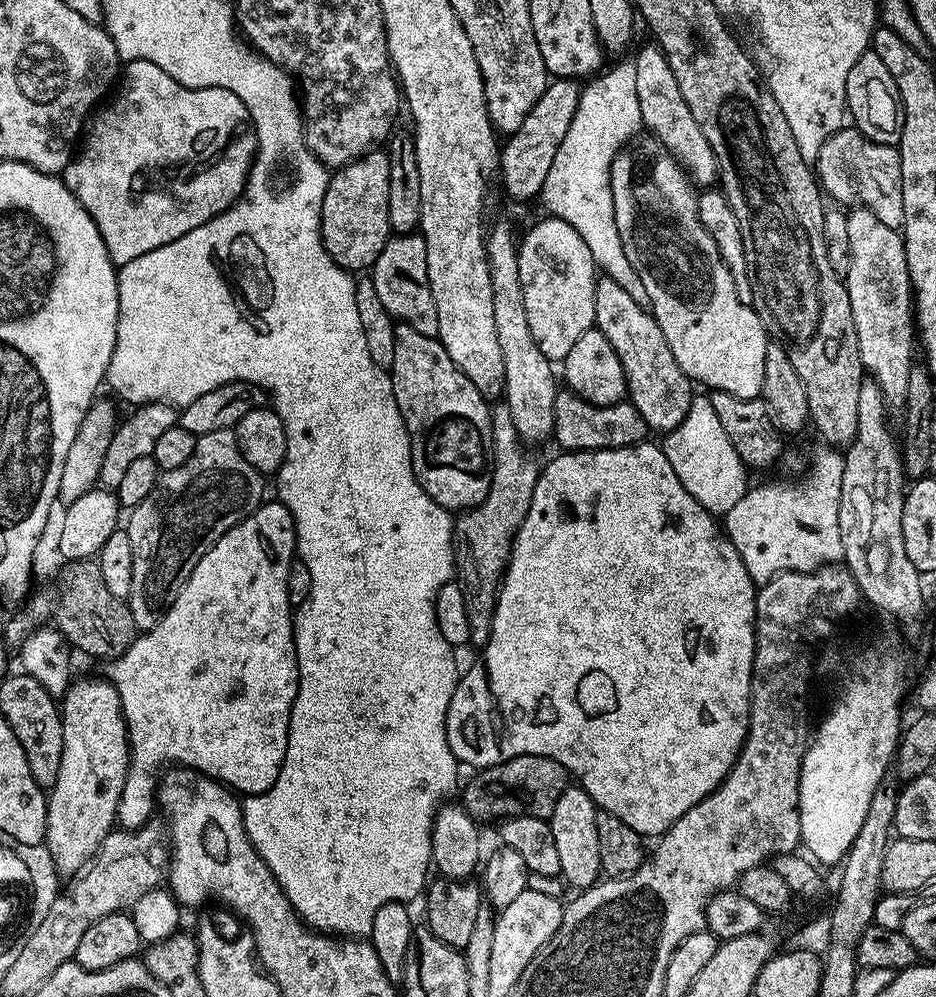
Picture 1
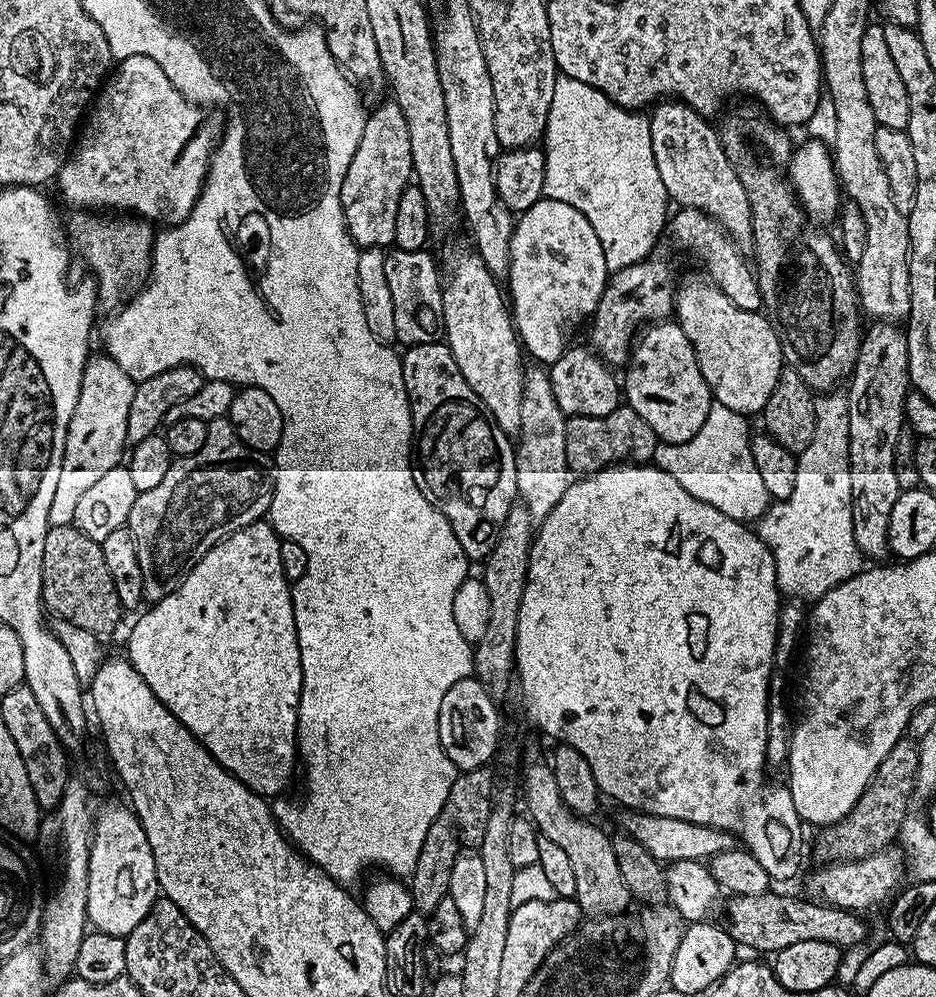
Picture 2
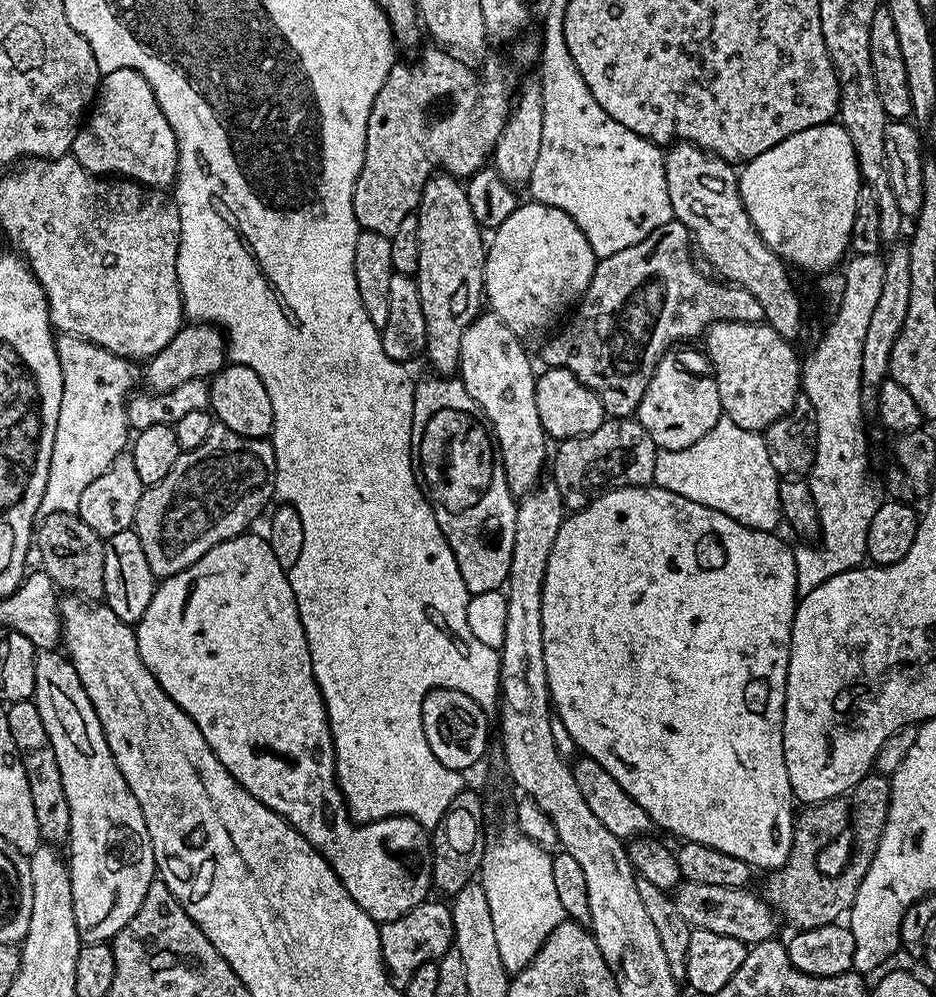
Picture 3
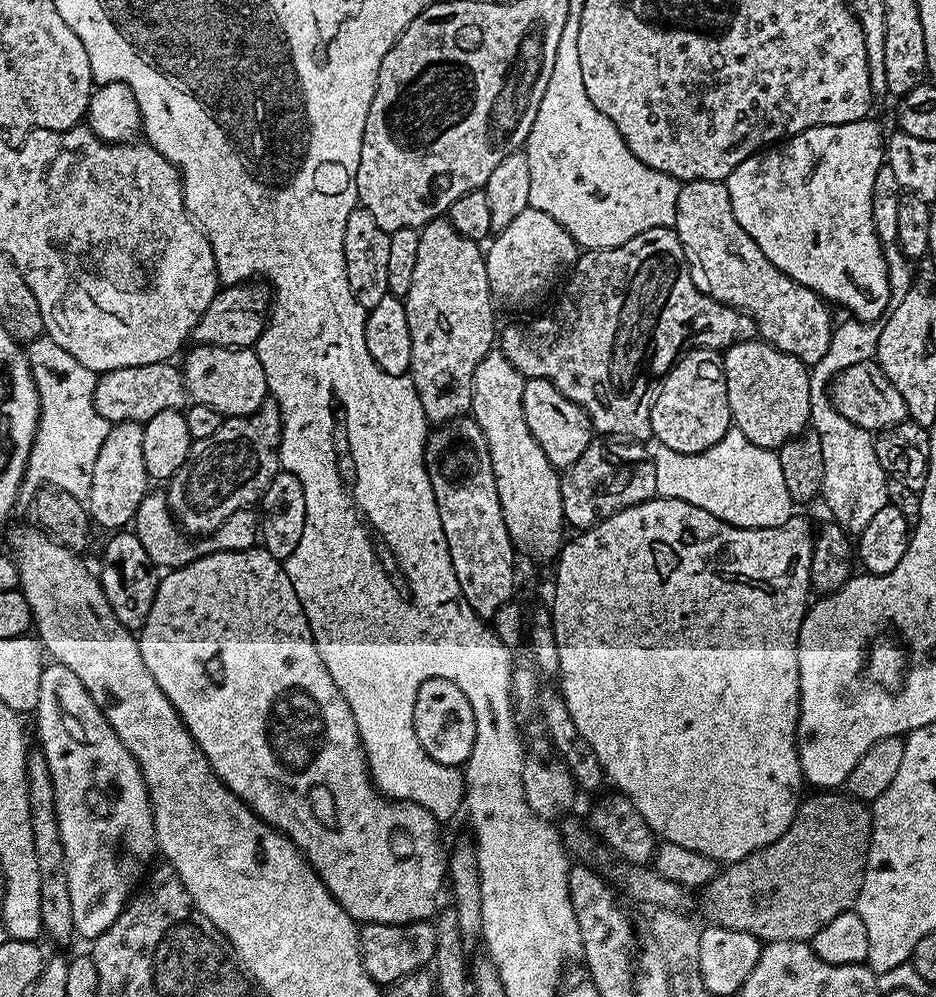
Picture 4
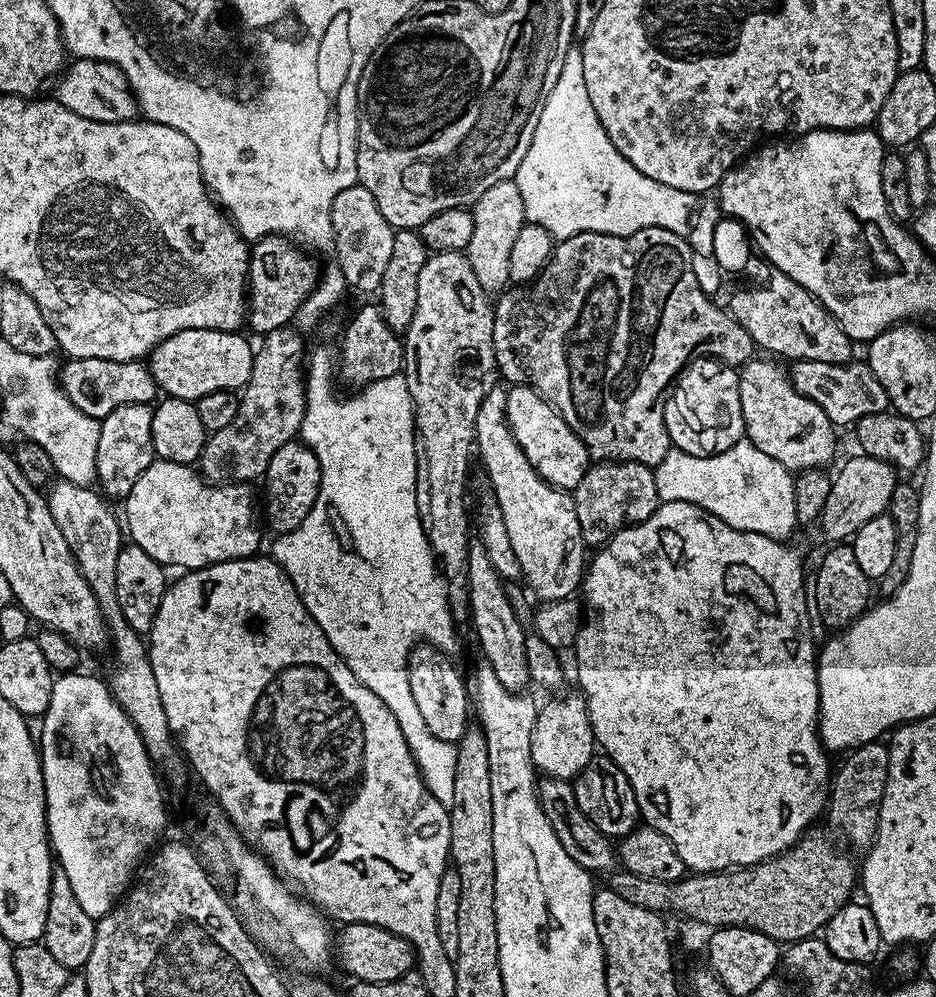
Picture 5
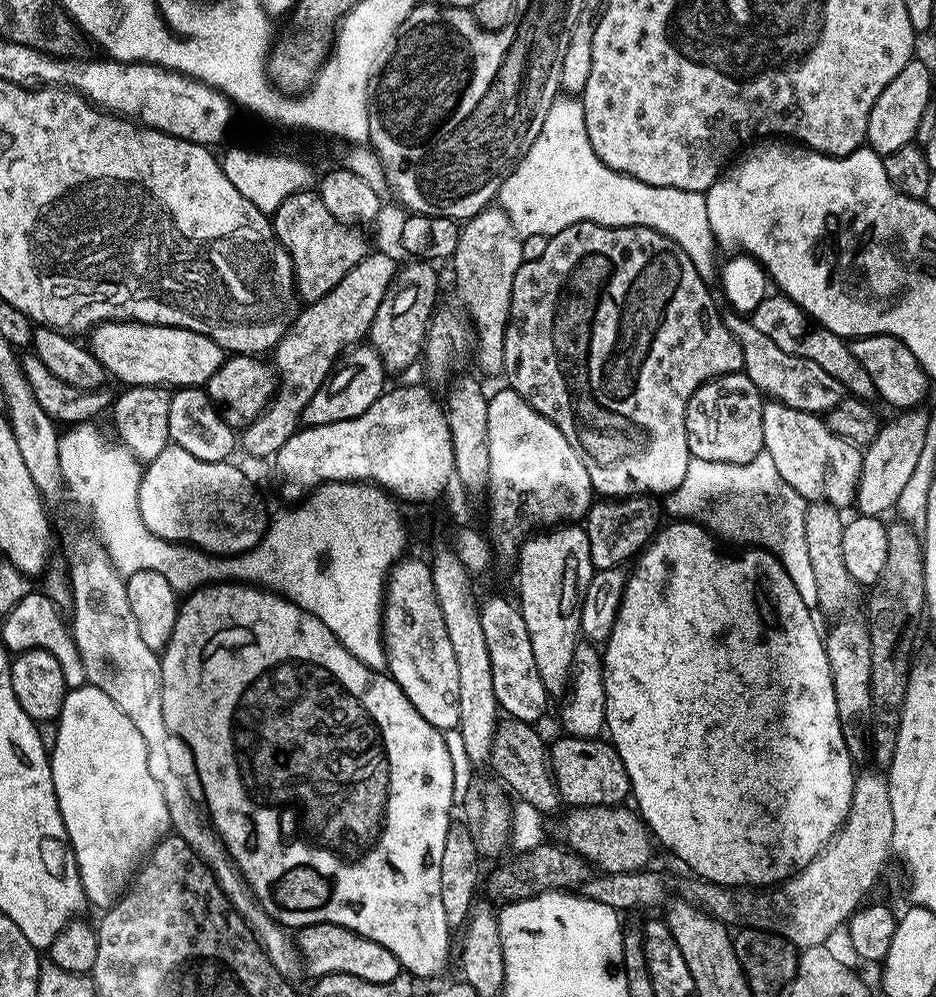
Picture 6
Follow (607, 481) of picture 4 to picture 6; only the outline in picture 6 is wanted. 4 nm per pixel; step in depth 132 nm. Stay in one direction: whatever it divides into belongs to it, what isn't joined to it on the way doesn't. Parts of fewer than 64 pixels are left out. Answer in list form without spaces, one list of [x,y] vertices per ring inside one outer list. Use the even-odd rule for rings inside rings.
[[[643,494],[623,498],[600,498],[593,503],[582,521],[582,527],[590,542],[593,569],[627,565],[655,537],[662,524],[662,504],[656,500],[659,499],[655,495]]]

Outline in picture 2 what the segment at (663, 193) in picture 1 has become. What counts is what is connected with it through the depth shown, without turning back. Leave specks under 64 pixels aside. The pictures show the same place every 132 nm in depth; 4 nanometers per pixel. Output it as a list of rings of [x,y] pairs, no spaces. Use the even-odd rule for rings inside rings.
[[[707,275],[679,277],[674,288],[674,320],[680,325],[710,386],[715,403],[741,414],[763,413],[778,378],[784,371],[784,355],[778,334],[767,315],[738,310]]]

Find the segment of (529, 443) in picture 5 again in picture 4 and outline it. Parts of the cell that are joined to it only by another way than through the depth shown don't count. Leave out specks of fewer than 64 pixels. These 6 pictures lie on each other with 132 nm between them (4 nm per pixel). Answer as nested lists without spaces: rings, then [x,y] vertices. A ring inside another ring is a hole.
[[[525,379],[522,412],[526,414],[526,426],[530,426],[534,442],[542,446],[542,454],[546,454],[546,458],[550,458],[550,462],[558,470],[578,462],[578,458],[582,458],[582,450],[594,443],[594,429],[586,410],[570,402],[570,398],[566,398],[562,390],[558,390],[549,380]]]

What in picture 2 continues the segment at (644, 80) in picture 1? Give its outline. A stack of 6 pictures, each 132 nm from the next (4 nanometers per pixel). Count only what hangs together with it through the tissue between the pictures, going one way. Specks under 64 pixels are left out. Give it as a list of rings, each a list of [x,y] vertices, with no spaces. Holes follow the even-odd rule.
[[[671,98],[657,103],[648,121],[654,162],[658,162],[658,174],[662,174],[662,186],[666,186],[669,201],[682,208],[702,210],[719,222],[737,245],[751,245],[750,202],[742,182],[738,182],[738,174],[734,174],[734,166],[730,166],[730,158],[726,158],[726,150],[722,150],[719,131],[690,106]]]

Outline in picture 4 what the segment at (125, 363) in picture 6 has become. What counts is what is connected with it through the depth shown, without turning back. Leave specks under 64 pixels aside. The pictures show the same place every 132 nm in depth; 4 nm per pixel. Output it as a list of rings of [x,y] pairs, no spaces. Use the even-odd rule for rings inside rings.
[[[196,344],[187,349],[188,357],[182,363],[184,384],[188,388],[189,397],[197,404],[205,404],[220,412],[221,417],[249,416],[257,412],[269,399],[270,393],[266,374],[258,354],[252,348],[223,348],[222,346],[210,346],[209,344]]]

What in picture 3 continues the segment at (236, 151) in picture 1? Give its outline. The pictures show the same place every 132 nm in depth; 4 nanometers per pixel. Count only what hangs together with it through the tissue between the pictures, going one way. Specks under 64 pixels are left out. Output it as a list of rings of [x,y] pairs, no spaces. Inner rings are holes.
[[[129,68],[103,73],[96,99],[83,121],[80,133],[74,138],[70,154],[94,176],[134,180],[138,184],[161,190],[175,185],[176,173],[180,171],[180,151],[174,130],[170,122],[166,122],[166,114],[162,114],[162,106],[158,106],[158,98],[150,82],[146,82],[138,70]]]

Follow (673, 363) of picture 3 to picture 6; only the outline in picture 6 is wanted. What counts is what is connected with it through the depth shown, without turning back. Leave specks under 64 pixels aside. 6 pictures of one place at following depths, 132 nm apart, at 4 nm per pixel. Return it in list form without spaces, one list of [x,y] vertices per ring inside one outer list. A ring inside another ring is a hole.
[[[743,371],[731,372],[729,376],[717,376],[715,380],[707,380],[693,394],[686,406],[686,434],[693,457],[697,460],[730,462],[731,464],[753,460],[759,452],[764,451],[762,410],[765,403],[765,397],[760,389],[754,386],[754,382]]]

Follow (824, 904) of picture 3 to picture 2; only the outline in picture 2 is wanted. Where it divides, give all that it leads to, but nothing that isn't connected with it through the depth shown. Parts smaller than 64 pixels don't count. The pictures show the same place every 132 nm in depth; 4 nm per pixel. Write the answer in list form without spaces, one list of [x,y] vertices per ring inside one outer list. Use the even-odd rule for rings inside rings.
[[[901,738],[899,742],[882,758],[878,770],[858,798],[854,810],[846,814],[836,824],[827,825],[820,836],[820,852],[828,862],[861,860],[883,848],[895,845],[900,835],[902,822],[910,814],[912,796],[917,795],[916,775],[918,774],[918,754],[920,745],[917,741]]]

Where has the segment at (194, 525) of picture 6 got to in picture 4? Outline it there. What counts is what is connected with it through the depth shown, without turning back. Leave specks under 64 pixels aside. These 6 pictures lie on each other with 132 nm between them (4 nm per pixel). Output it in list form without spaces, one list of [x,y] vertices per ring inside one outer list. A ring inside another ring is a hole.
[[[152,490],[144,496],[132,524],[133,531],[145,547],[146,554],[150,555],[152,564],[162,570],[180,568],[200,556],[214,552],[241,552],[255,547],[259,541],[259,515],[250,508],[236,511],[224,521],[218,531],[207,537],[196,541],[185,537],[174,521],[171,509],[168,507],[167,495],[163,491]]]

